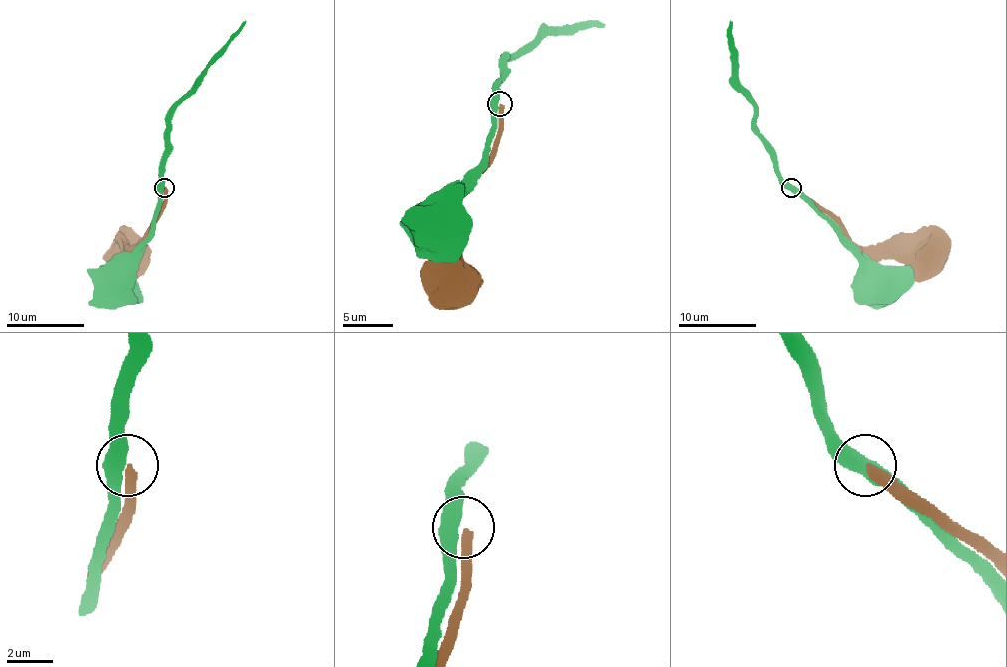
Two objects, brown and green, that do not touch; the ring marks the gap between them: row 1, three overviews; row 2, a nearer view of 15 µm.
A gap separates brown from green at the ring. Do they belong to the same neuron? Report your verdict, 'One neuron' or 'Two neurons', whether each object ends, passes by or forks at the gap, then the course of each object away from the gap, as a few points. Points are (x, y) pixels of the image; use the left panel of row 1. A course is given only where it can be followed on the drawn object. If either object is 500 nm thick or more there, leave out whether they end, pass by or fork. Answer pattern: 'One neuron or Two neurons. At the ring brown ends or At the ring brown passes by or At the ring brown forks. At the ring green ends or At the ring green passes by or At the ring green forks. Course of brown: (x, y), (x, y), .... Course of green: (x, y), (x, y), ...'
Two neurons. Course of brown: (165, 187), (163, 210), (152, 230), (130, 247), (121, 247), (128, 253). Course of green: (163, 187), (163, 150), (165, 133), (171, 123), (171, 108), (246, 21)

